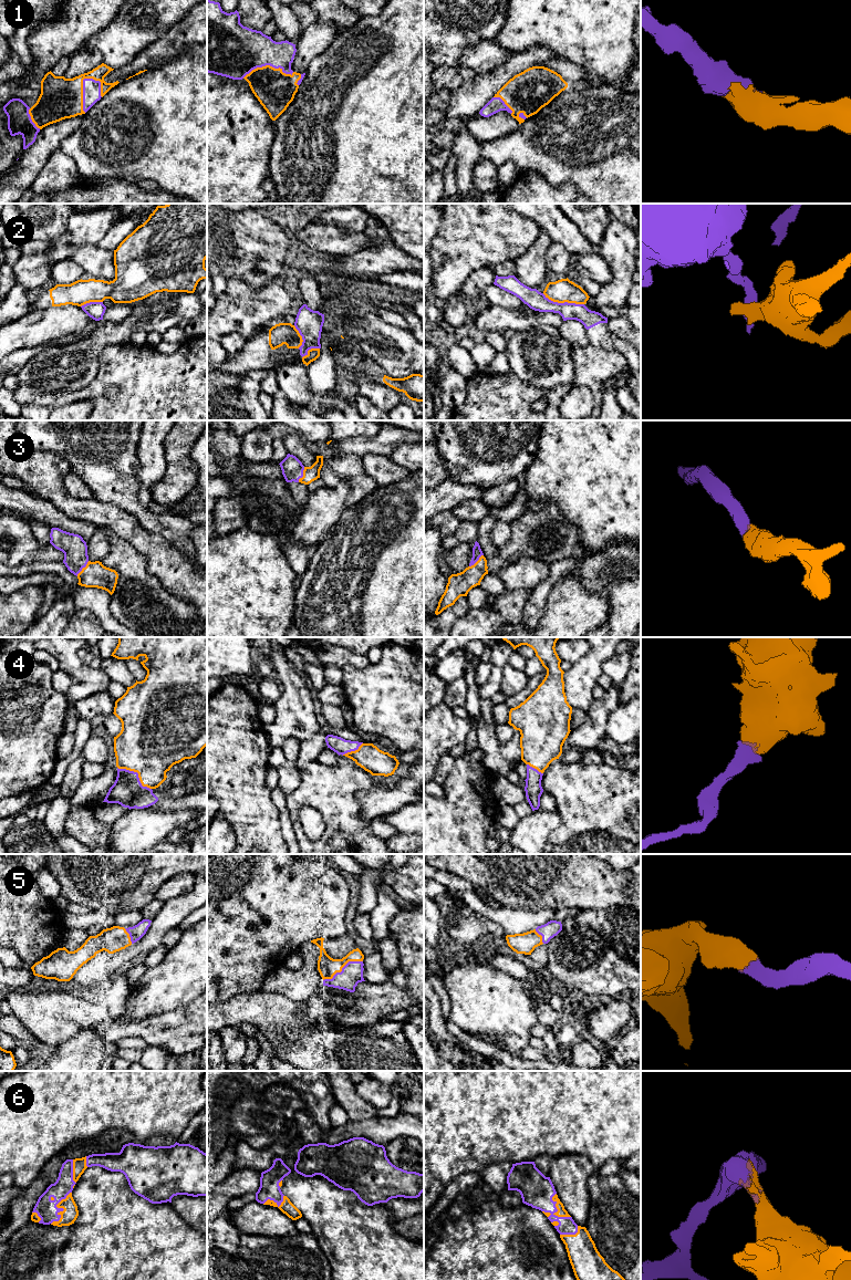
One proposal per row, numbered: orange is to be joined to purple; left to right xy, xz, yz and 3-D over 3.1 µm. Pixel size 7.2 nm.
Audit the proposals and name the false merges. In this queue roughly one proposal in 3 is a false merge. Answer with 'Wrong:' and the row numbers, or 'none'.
Wrong: 2

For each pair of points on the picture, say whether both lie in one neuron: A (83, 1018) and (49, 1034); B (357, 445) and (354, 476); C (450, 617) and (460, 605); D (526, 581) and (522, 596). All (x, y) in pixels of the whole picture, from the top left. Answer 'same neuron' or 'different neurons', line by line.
A: same neuron
B: different neurons
C: same neuron
D: different neurons

